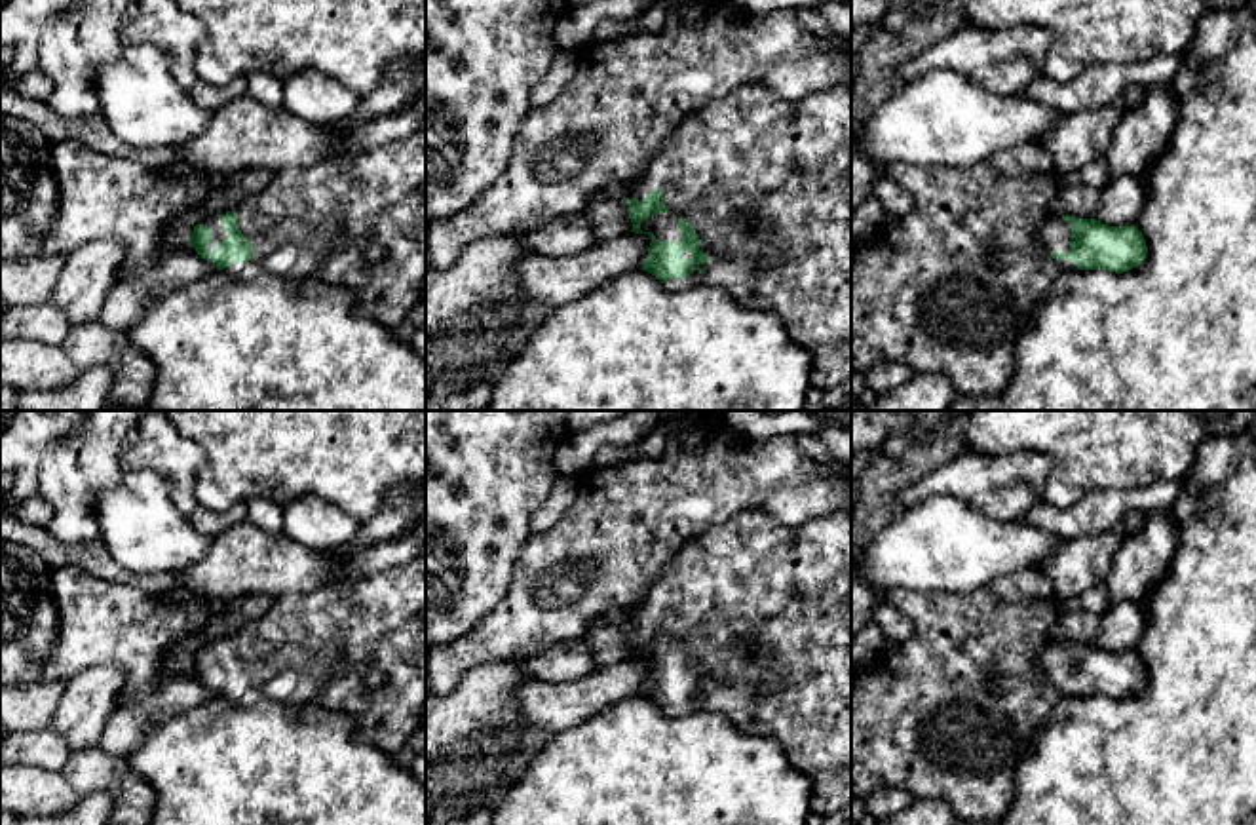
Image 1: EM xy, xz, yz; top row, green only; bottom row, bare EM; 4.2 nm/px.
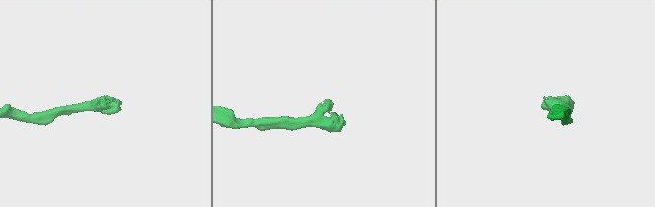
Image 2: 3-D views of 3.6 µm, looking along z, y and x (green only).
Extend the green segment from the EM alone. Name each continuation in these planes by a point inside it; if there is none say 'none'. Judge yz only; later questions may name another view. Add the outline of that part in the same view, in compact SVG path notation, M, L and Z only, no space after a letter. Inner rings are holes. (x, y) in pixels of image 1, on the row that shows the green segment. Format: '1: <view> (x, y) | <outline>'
1: yz (1055, 232) | M1049 215L1043 224L1037 228L1036 236L1043 241L1045 249L1070 253L1068 241L1072 240L1070 222L1062 219L1062 215Z

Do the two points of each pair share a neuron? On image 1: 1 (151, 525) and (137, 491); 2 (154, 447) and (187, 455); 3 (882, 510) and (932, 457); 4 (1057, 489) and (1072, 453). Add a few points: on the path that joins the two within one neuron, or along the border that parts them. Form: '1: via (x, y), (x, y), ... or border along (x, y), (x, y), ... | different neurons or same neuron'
1: via (143, 518), (139, 514), (139, 498) | same neuron
2: via (162, 449), (170, 455), (179, 455) | same neuron
3: via (882, 493), (914, 460) | same neuron
4: via (1066, 479), (1072, 474), (1072, 462) | same neuron

